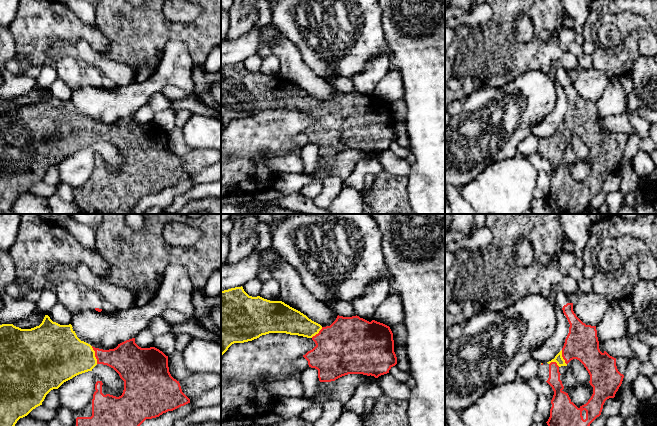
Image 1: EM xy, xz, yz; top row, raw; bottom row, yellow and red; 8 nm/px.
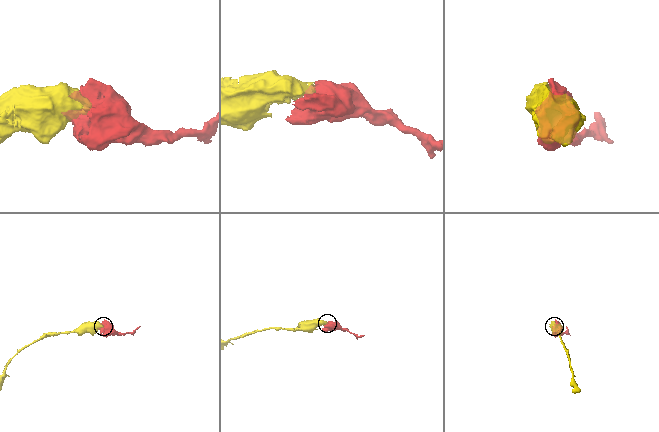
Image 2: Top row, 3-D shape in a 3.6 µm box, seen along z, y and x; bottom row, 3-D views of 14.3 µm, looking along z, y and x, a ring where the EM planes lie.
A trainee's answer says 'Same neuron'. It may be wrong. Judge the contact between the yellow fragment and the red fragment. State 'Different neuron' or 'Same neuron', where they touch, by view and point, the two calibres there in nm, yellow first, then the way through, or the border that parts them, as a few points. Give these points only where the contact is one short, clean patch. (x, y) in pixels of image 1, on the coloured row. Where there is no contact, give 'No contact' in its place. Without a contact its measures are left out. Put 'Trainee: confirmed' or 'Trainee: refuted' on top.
Trainee: confirmed
Same neuron. Touches yellow at xy (94, 355). Thickness 380 nm (yellow) against 240 nm. Path across: xy (63, 355), (94, 355), (125, 358)

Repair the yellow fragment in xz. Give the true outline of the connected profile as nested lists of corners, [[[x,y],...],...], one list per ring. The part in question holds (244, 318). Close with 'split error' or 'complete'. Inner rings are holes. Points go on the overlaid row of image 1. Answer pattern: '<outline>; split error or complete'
[[[242,286],[221,291],[221,357],[232,344],[252,341],[269,333],[286,333],[311,338],[316,346],[303,357],[308,361],[309,367],[318,370],[320,382],[335,381],[348,374],[371,375],[378,378],[389,373],[389,370],[397,364],[393,333],[390,327],[383,323],[375,320],[369,322],[357,315],[352,317],[338,315],[330,326],[322,327],[282,301],[270,301],[260,296],[249,296]]]; split error

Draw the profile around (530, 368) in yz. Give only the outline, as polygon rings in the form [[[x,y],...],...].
[[[530,358],[518,369],[517,375],[523,381],[527,381],[538,375],[539,368],[541,363],[537,360]]]

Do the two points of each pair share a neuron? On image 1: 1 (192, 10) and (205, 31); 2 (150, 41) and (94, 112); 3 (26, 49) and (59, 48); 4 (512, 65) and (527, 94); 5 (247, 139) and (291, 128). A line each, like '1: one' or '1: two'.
1: two
2: two
3: two
4: two
5: one

